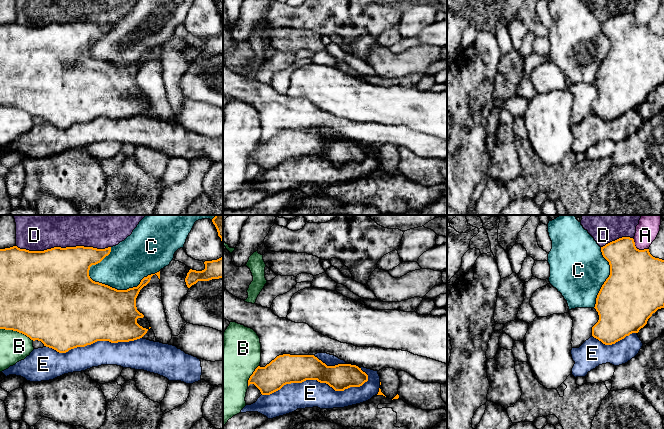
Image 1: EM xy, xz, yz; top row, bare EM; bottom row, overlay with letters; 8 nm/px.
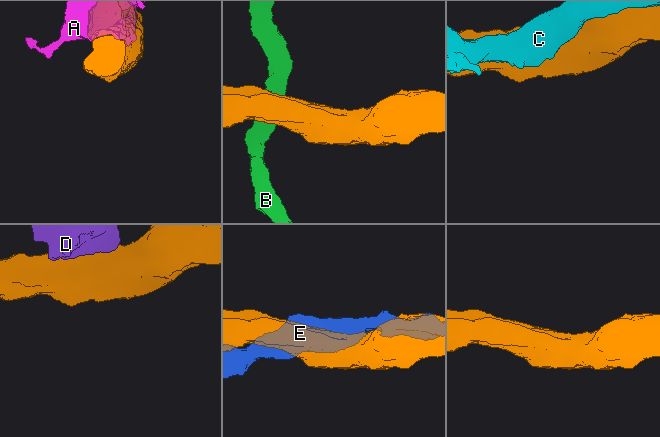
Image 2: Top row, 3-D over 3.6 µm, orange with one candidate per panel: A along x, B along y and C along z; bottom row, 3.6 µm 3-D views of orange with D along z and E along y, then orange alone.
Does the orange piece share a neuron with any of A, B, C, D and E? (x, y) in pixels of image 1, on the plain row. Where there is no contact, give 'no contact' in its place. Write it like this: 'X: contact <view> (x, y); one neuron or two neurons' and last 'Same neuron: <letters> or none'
A: contact yz (638, 25); two neurons
B: contact xy (17, 107); two neurons
C: contact xy (124, 66); two neurons
D: contact xy (63, 24); two neurons
E: contact xz (317, 156); one neuron
Same neuron: E

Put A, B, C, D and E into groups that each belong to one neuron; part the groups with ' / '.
A / B / C / D / E

